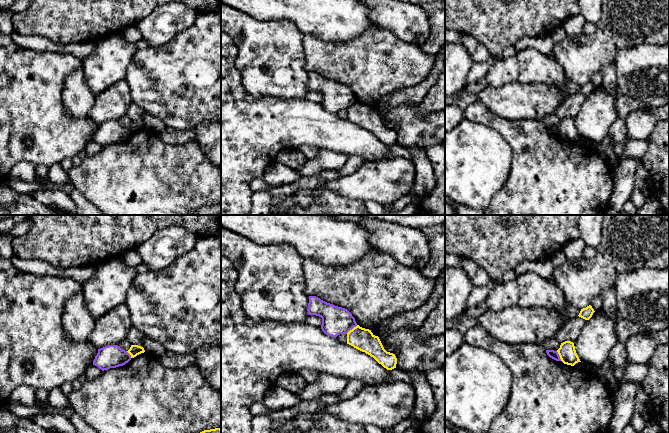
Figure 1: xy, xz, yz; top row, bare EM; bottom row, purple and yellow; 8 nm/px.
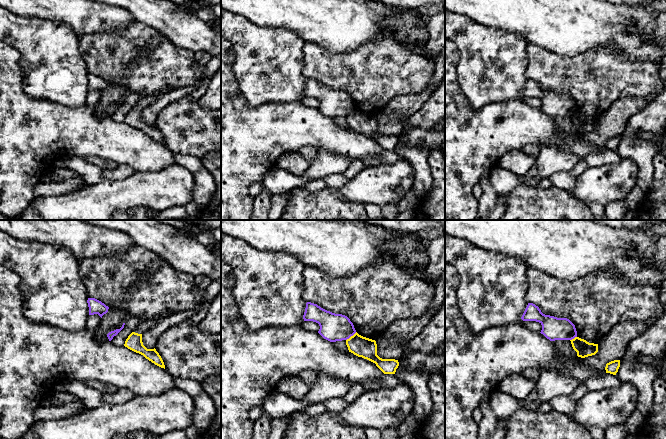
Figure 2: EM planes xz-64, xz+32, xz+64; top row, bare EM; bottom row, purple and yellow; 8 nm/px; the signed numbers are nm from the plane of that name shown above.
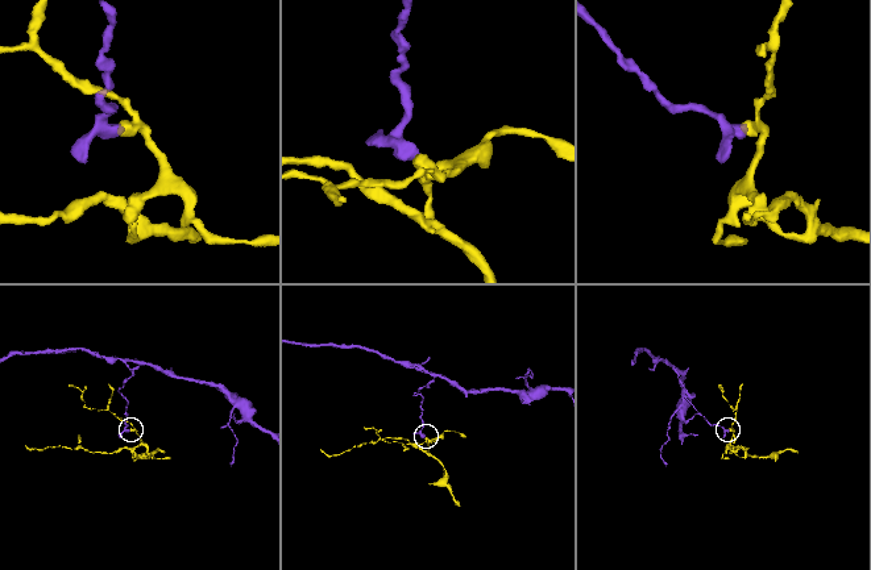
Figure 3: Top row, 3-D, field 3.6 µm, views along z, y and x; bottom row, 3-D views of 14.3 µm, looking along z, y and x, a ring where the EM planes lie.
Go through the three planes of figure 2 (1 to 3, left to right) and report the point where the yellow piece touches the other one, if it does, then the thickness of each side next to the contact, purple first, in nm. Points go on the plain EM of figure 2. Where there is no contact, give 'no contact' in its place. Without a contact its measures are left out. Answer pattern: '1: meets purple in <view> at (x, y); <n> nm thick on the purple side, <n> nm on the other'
1: no contact
2: meets purple in xz+32 at (351, 111); 220 nm thick on the purple side, 160 nm on the other
3: meets purple in xz+64 at (573, 114); 190 nm thick on the purple side, 130 nm on the other

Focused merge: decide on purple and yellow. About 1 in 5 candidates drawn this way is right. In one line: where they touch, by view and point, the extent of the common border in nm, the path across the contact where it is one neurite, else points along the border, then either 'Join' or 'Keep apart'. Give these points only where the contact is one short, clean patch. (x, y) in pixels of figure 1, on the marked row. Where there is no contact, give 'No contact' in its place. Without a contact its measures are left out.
Touches purple at xz (351, 329). Shared border 120 nm. Boundary: xz (357, 325), (346, 333). Keep apart

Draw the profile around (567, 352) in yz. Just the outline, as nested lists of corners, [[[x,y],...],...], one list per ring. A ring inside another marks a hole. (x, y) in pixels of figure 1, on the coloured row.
[[[571,341],[561,343],[557,352],[564,364],[574,366],[576,363],[581,362],[576,353],[574,343]]]

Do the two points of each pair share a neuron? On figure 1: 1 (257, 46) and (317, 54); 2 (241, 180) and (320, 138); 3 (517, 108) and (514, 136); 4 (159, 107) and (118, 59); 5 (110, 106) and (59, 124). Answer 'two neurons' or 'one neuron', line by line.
1: two neurons
2: one neuron
3: two neurons
4: two neurons
5: two neurons

